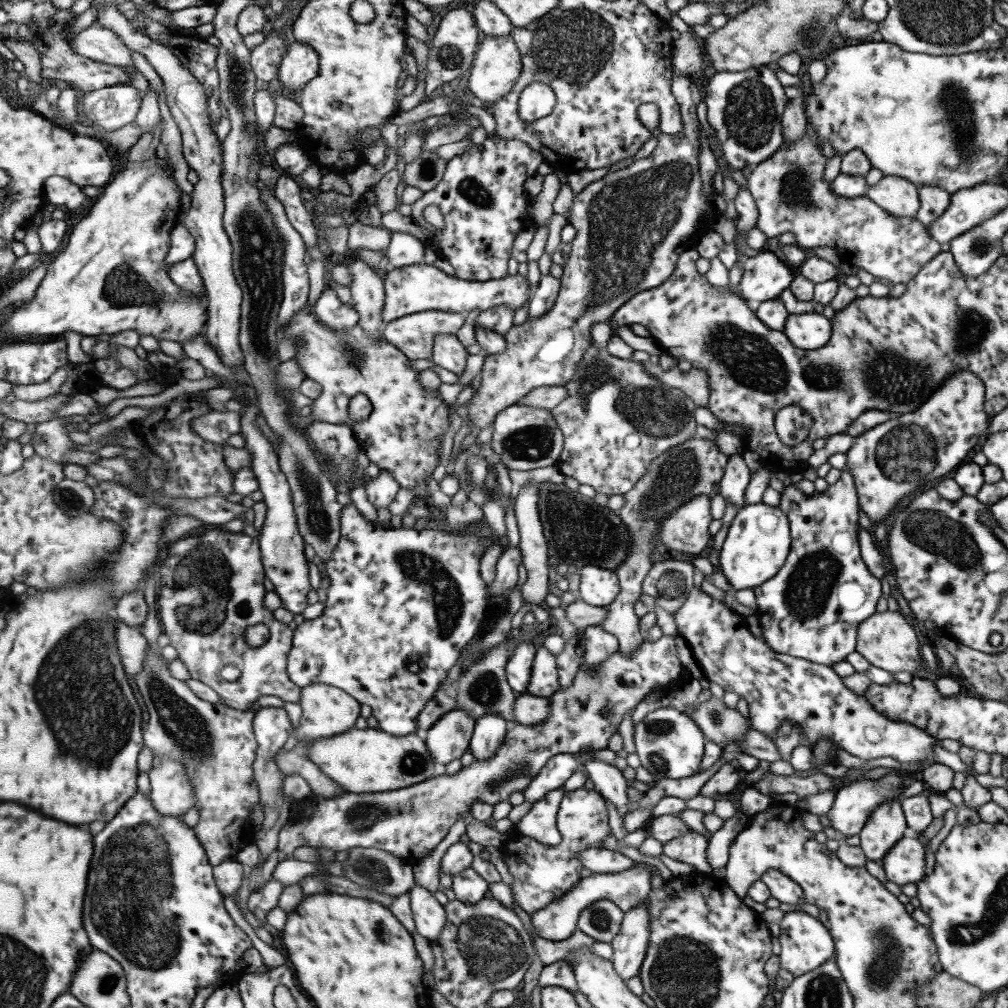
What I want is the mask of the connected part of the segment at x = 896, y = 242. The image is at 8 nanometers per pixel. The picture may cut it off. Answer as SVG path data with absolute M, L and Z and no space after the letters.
M807 130L797 142L783 142L769 160L757 164L747 176L747 190L759 210L757 228L767 238L795 234L795 242L801 250L829 246L841 260L849 262L853 270L863 270L887 286L909 284L913 276L939 254L939 242L929 236L917 218L893 216L865 194L855 198L833 194L825 180L827 158L819 148L819 142Z

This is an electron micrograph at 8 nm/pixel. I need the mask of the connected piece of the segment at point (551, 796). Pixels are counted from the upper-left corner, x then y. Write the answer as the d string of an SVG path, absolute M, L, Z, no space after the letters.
M557 788L549 792L543 800L539 800L533 806L533 810L519 824L515 824L517 834L529 836L547 846L557 846L561 842L561 836L555 828L555 818L559 812L561 798L563 798L563 788Z

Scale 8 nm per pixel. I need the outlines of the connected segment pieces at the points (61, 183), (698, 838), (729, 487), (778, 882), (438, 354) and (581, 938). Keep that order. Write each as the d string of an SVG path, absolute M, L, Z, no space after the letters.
M53 176L47 180L47 202L63 208L63 210L77 210L89 198L83 194L83 186L73 184L69 178Z
M687 830L687 834L663 844L663 856L677 860L677 862L691 864L697 872L709 874L709 872L713 872L713 868L705 860L707 846L709 846L709 842L701 834Z
M731 454L727 456L727 464L725 464L725 472L723 478L719 480L719 494L737 506L737 510L741 510L747 502L745 502L745 488L749 486L751 480L751 470L747 468L745 460L741 458L741 454Z
M775 868L767 870L759 878L759 882L763 882L767 886L771 898L775 898L779 904L789 904L789 906L793 906L797 910L805 910L805 912L809 910L803 904L803 890L791 878L781 874L779 870L775 870Z
M449 334L437 336L437 340L435 340L435 356L431 360L439 368L447 368L447 370L455 372L457 376L461 376L465 372L467 358L469 358L469 352L459 342L457 336L449 336Z
M531 926L531 936L533 936L533 946L535 946L535 952L541 960L543 966L549 966L553 962L561 962L569 956L569 952L573 948L581 948L581 946L589 946L595 942L591 936L585 936L581 930L575 930L567 940L563 942L551 942L551 940L545 940L537 934L535 926Z

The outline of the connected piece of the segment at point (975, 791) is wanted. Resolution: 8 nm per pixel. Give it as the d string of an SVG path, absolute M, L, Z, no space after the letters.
M961 746L961 748L957 750L957 758L959 758L965 766L971 766L971 774L965 774L965 786L961 788L961 798L963 798L963 808L965 808L965 810L973 810L973 812L977 812L983 804L991 802L989 790L983 790L983 788L975 782L975 772L973 772L975 754L977 754L977 750L967 748L967 746Z

